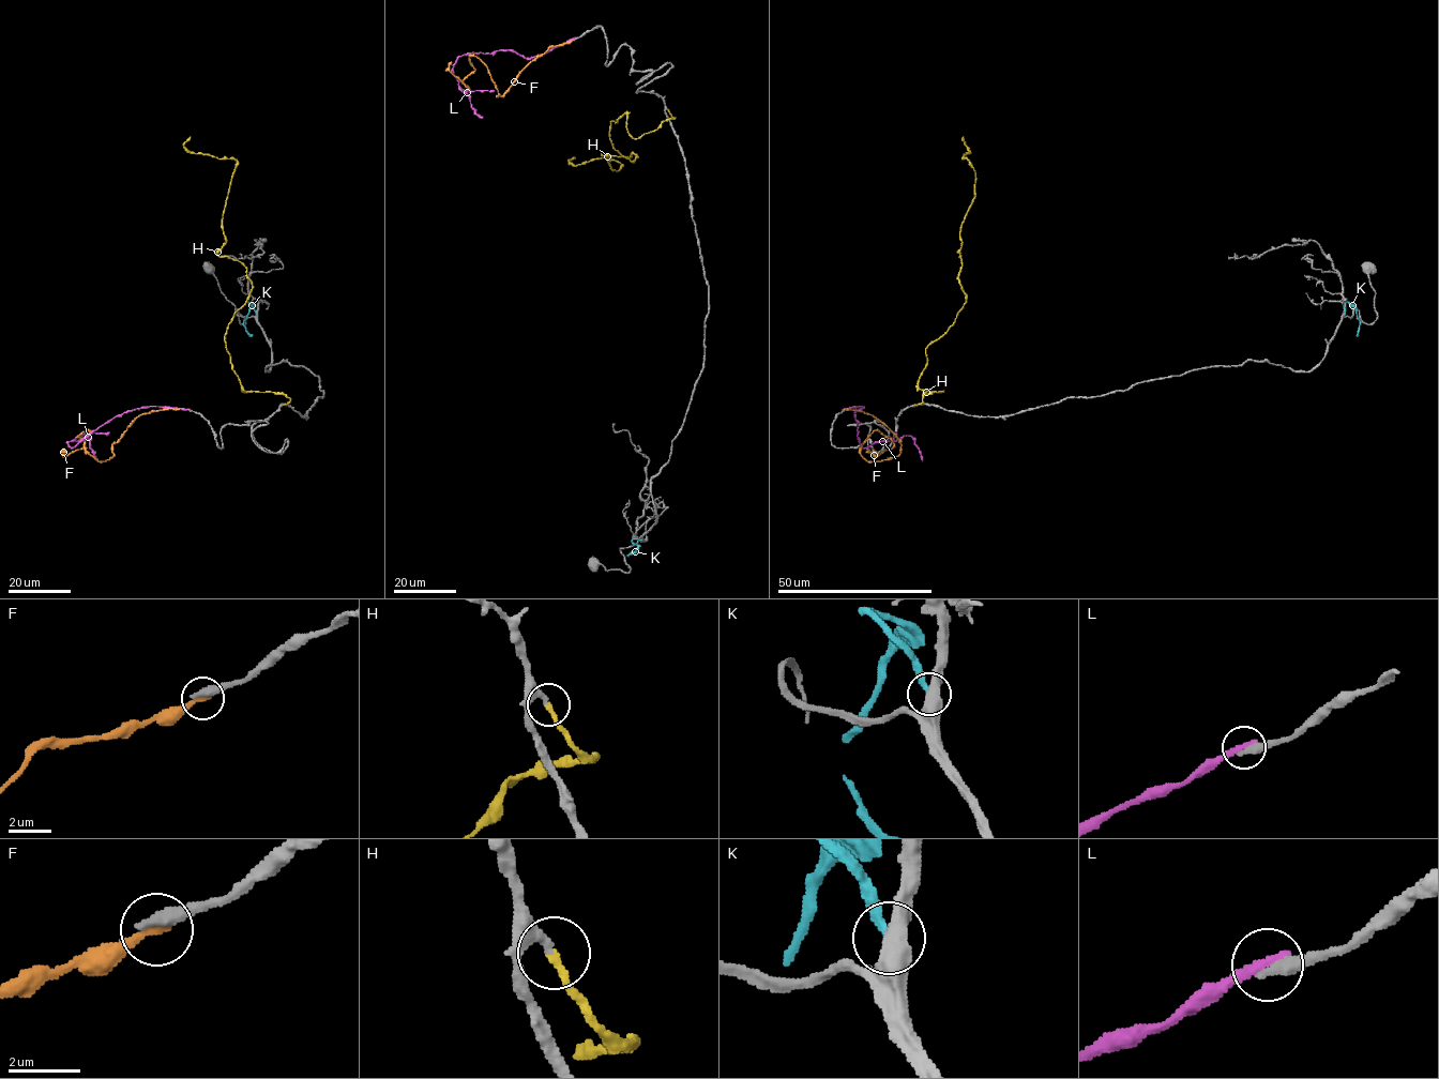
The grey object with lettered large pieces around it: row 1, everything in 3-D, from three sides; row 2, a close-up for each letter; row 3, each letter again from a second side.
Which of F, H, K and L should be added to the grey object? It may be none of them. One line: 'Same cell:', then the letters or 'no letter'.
Same cell: H

